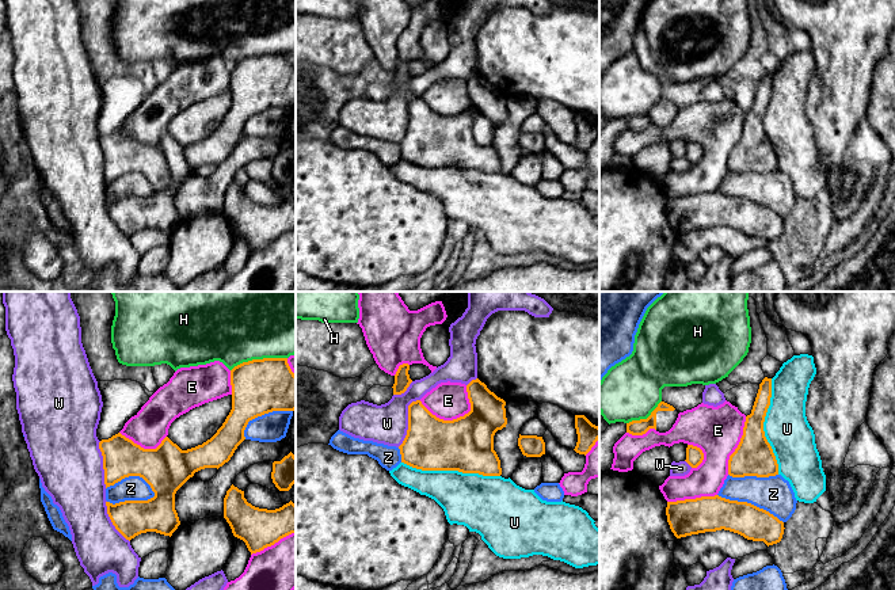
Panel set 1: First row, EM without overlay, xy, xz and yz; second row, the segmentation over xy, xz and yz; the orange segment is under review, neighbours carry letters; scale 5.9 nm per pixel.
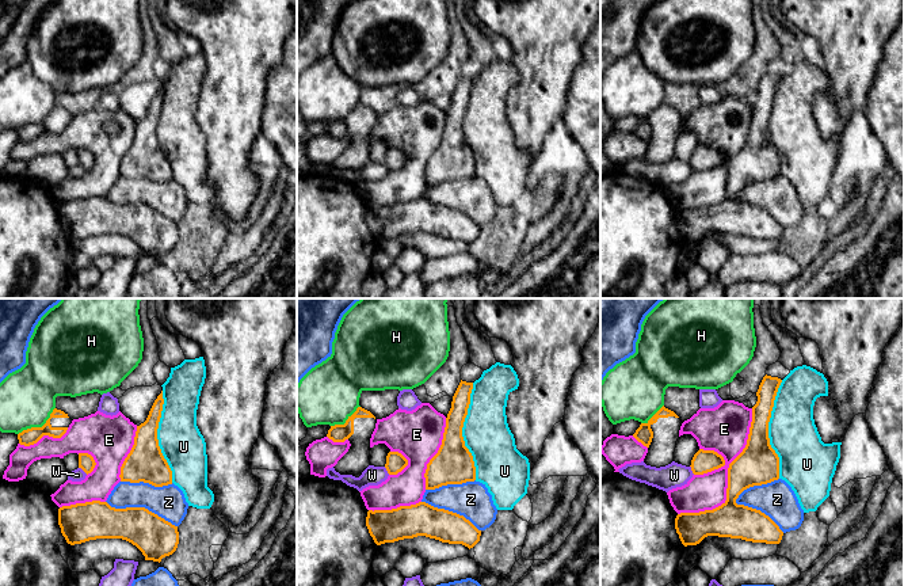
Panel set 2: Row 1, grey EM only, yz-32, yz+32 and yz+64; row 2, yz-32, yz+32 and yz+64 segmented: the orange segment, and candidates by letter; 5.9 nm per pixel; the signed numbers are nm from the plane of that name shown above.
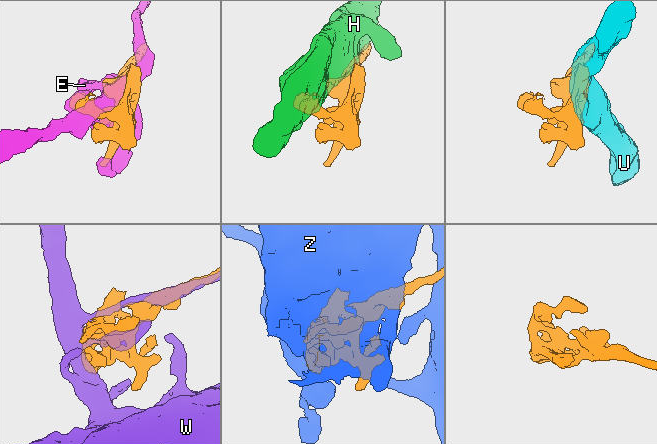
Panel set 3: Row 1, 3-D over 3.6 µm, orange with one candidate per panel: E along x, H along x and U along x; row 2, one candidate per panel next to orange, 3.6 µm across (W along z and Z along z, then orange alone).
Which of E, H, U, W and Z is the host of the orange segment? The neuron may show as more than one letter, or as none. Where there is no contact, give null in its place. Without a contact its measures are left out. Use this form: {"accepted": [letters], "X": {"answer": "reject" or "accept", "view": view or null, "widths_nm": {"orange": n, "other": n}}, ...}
{"accepted": ["Z"], "E": {"answer": "reject", "view": "xz", "widths_nm": {"orange": 320, "other": 220}}, "H": {"answer": "reject", "view": "xy", "widths_nm": {"orange": 320, "other": 360}}, "U": {"answer": "reject", "view": "xz", "widths_nm": {"orange": 320, "other": 320}}, "W": {"answer": "reject", "view": "xz", "widths_nm": {"orange": 320, "other": 240}}, "Z": {"answer": "accept", "view": "xy", "widths_nm": {"orange": 220, "other": 140}}}

